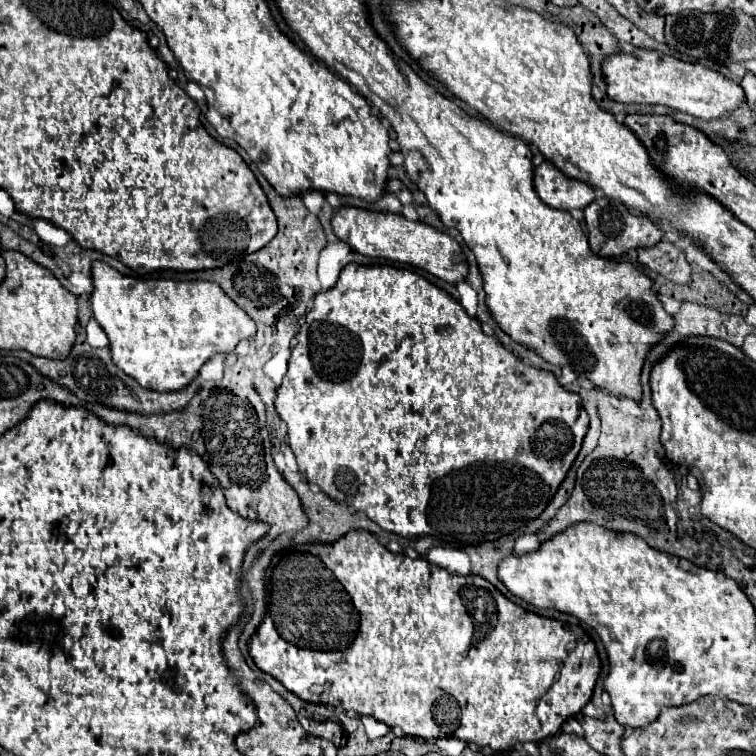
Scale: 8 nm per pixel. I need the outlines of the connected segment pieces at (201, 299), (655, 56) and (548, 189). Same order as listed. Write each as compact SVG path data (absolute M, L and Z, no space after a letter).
M94 262L92 264L94 292L90 296L92 314L102 330L110 338L110 352L114 364L134 378L142 388L156 392L174 392L188 386L200 372L200 368L216 354L234 352L240 340L248 340L256 334L256 324L236 302L220 290L216 282L206 280L166 280L166 278L130 278L122 276L116 268Z
M636 48L634 52L616 52L610 54L608 58L604 58L600 72L604 76L606 82L606 94L610 100L614 102L624 102L624 104L660 104L660 106L668 106L674 108L678 112L686 112L704 120L714 120L714 118L724 118L728 116L728 110L734 110L736 106L740 106L744 102L744 90L734 84L732 80L728 80L726 76L702 66L702 64L692 64L692 62L684 62L678 58L672 58L664 52L658 50L648 50L648 48Z
M548 160L534 168L534 190L550 208L558 210L586 208L594 200L594 190L588 184L568 178Z

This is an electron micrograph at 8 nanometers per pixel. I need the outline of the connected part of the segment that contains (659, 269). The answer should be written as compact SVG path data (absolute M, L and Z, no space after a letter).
M658 242L652 248L636 250L636 254L640 258L640 266L646 270L652 270L676 284L690 280L690 264L686 260L686 254L674 244Z

